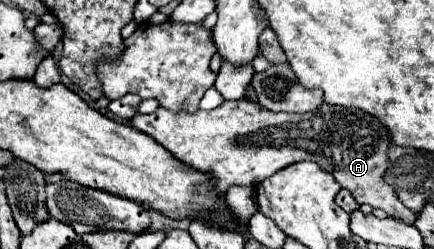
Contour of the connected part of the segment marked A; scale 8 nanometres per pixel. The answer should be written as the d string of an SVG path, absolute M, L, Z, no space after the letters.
M241 98L225 100L215 110L197 110L195 114L157 108L153 114L133 116L131 124L155 138L187 166L211 172L217 180L217 194L225 194L231 184L257 186L285 166L311 160L333 174L341 188L349 190L359 204L381 208L407 224L413 224L417 218L399 202L395 188L383 180L389 162L387 150L391 146L389 130L375 116L357 108L323 104L315 112L285 114L263 110L257 102Z

